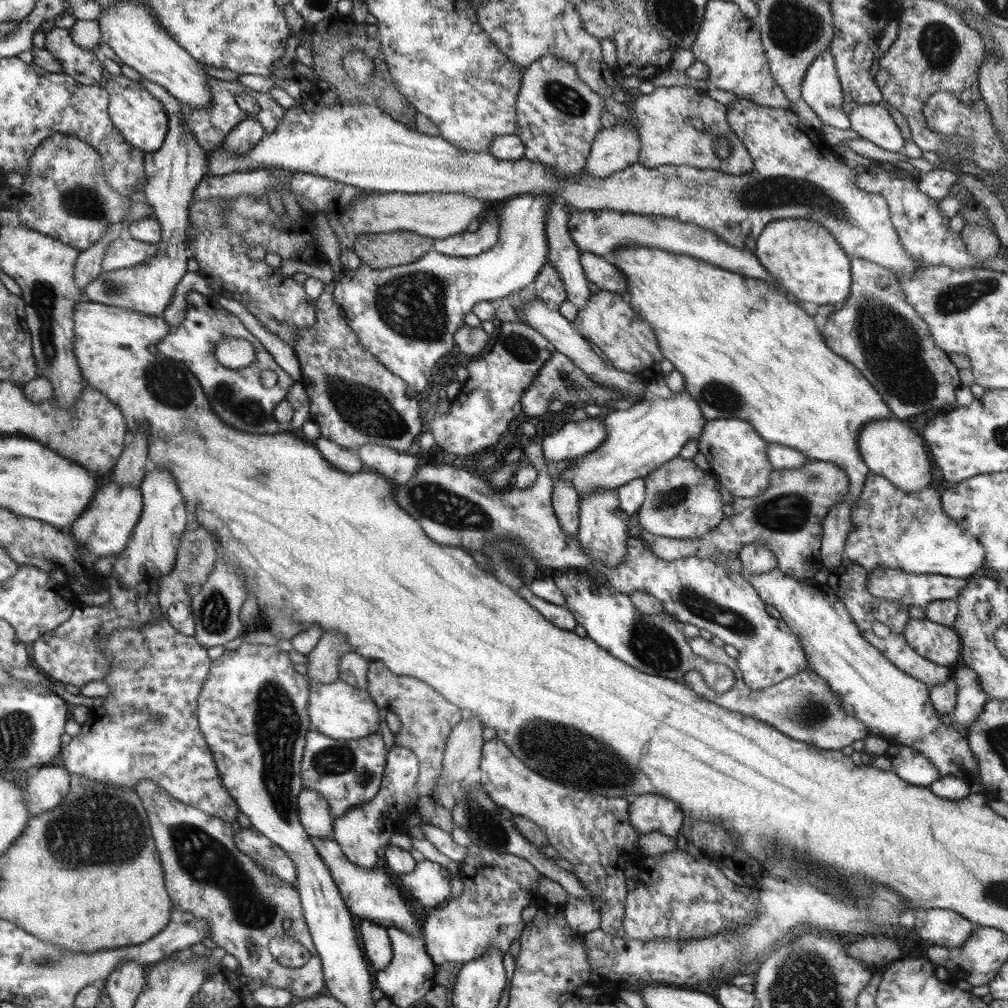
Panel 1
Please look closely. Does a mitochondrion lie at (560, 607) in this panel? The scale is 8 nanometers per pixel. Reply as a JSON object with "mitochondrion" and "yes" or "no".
{"mitochondrion":"no"}

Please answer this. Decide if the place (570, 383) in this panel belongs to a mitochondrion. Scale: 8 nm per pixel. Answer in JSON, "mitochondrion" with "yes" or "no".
{"mitochondrion":"yes"}

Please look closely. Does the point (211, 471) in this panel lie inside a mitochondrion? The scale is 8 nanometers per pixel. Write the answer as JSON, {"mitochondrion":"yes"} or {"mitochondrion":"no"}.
{"mitochondrion":"no"}

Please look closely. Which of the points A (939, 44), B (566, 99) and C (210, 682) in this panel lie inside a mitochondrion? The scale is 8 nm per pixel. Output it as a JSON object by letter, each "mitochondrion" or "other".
{"A":"mitochondrion","B":"mitochondrion","C":"other"}

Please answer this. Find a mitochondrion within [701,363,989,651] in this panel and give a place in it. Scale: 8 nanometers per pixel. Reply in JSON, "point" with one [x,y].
{"point":[786,512]}

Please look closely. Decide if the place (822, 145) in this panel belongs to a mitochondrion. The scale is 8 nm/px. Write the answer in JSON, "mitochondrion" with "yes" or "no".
{"mitochondrion":"no"}

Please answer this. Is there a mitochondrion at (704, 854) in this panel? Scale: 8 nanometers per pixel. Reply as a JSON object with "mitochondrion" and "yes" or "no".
{"mitochondrion":"no"}

